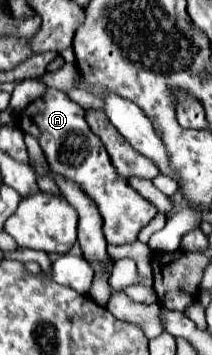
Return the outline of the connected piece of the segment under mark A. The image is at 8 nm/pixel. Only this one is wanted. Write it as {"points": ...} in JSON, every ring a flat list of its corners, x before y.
{"points":[[47,89,45,97,33,101,17,117,17,125,21,131,33,135,39,141,51,171,75,181,97,203,103,217,103,233,107,243,121,245,135,241,139,229,155,217,157,207,145,201,145,197,141,197,133,187,129,187,125,179,121,179,103,143,97,139,97,135,91,133,85,121,85,109,71,101,63,91]]}

